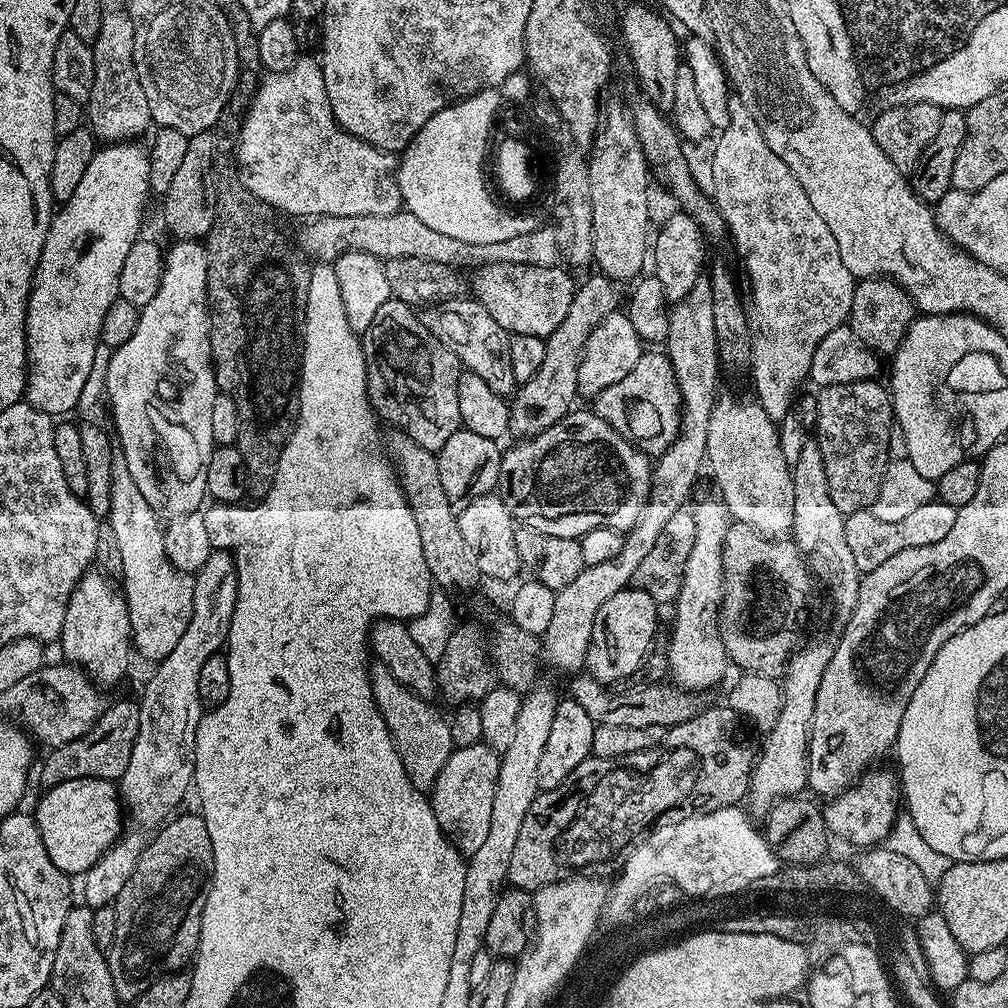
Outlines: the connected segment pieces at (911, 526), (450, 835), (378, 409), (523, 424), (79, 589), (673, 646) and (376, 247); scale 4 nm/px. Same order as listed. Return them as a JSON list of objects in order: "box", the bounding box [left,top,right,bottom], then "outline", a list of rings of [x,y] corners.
[{"box":[844,498,956,574],"outline":[[[938,498],[914,510],[907,518],[902,518],[899,522],[882,522],[882,518],[878,518],[870,510],[850,512],[844,518],[846,543],[850,546],[854,563],[863,574],[882,566],[882,562],[894,558],[894,554],[899,554],[902,550],[914,550],[918,546],[934,546],[934,542],[950,534],[951,528],[954,527],[955,517],[956,508]]]},{"box":[430,742,501,858],"outline":[[[483,742],[453,747],[446,766],[442,766],[442,774],[438,774],[432,787],[430,799],[438,826],[444,831],[445,838],[466,858],[471,858],[488,837],[500,758],[501,753]]]},{"box":[362,298,462,452],"outline":[[[395,298],[388,299],[382,303],[378,309],[378,314],[370,323],[369,328],[362,334],[362,343],[364,346],[364,361],[366,362],[366,382],[368,383],[368,400],[372,403],[372,410],[376,413],[381,421],[384,420],[393,429],[405,432],[410,438],[414,438],[414,442],[418,442],[418,446],[426,446],[426,450],[431,452],[439,452],[442,446],[446,446],[446,441],[450,438],[450,434],[459,432],[462,425],[460,415],[458,414],[458,382],[462,375],[462,365],[458,357],[452,353],[446,346],[442,346],[442,342],[438,342],[438,338],[434,338],[434,334],[430,334],[430,330],[426,330],[426,326],[422,326],[419,315],[409,305],[402,303],[401,300]]]},{"box":[508,274,621,438],"outline":[[[595,274],[577,283],[574,302],[570,302],[570,311],[562,320],[562,326],[546,337],[546,355],[542,367],[530,382],[519,385],[510,400],[508,413],[510,422],[508,431],[516,438],[531,438],[542,434],[554,422],[573,411],[575,400],[578,400],[578,366],[584,353],[586,342],[590,334],[598,327],[607,316],[617,311],[620,305],[621,285],[612,281],[603,274]]]},{"box":[58,570,133,680],"outline":[[[89,570],[76,584],[76,588],[70,593],[70,602],[66,610],[66,618],[62,622],[62,630],[58,647],[64,651],[63,659],[71,662],[78,668],[83,668],[89,676],[104,680],[120,680],[128,670],[128,655],[133,655],[132,627],[130,626],[130,614],[128,603],[124,600],[124,593],[116,588],[111,579],[99,570]]]},{"box":[668,498,730,694],"outline":[[[719,498],[704,500],[697,508],[691,509],[694,518],[694,547],[690,550],[690,558],[686,560],[686,570],[682,580],[682,590],[674,601],[676,608],[676,625],[672,628],[672,641],[668,644],[668,664],[672,667],[671,679],[679,687],[700,694],[703,688],[712,688],[730,669],[728,650],[724,647],[724,638],[720,631],[720,604],[724,598],[724,567],[722,566],[722,550],[726,542],[726,534],[730,517],[728,507]]]},{"box":[298,210,561,267],"outline":[[[407,210],[394,214],[362,214],[361,216],[318,216],[298,240],[299,247],[309,257],[320,262],[332,262],[341,252],[369,252],[382,261],[394,258],[426,258],[426,262],[442,262],[461,266],[467,260],[495,262],[498,264],[525,264],[526,266],[553,267],[561,259],[560,244],[556,240],[555,227],[538,226],[533,232],[518,234],[518,238],[506,238],[506,242],[471,244],[458,242],[438,230],[430,230],[419,218]]]}]

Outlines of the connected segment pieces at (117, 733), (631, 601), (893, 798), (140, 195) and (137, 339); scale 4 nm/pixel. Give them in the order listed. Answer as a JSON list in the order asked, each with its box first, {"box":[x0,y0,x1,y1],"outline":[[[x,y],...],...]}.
[{"box":[40,699,140,789],"outline":[[[135,699],[116,700],[107,705],[96,724],[82,738],[66,742],[47,753],[40,768],[40,780],[45,789],[70,782],[74,778],[97,776],[103,780],[115,781],[130,766],[130,750],[134,750],[134,738],[138,738],[140,706]]]},{"box":[586,586,658,682],"outline":[[[629,586],[623,588],[594,618],[594,634],[590,638],[590,650],[586,665],[587,675],[601,682],[616,682],[632,676],[640,668],[644,655],[652,648],[652,639],[656,636],[656,611],[658,605],[650,594],[641,588]]]},{"box":[823,766,902,849],"outline":[[[876,766],[864,773],[852,787],[847,788],[839,796],[833,796],[823,805],[824,821],[828,827],[829,833],[833,837],[836,836],[840,840],[845,840],[846,843],[852,844],[857,849],[863,844],[870,843],[879,844],[887,841],[888,836],[892,834],[893,828],[896,825],[898,817],[902,812],[902,789],[895,771],[887,772],[886,769],[880,768],[884,766]]]},{"box":[26,142,150,418],"outline":[[[112,142],[107,146],[97,147],[94,158],[90,158],[90,166],[82,182],[78,182],[78,190],[74,190],[74,198],[70,198],[53,215],[52,224],[48,227],[46,242],[42,246],[42,258],[36,267],[36,273],[32,279],[32,292],[28,296],[28,309],[26,310],[26,346],[28,347],[28,387],[26,389],[27,403],[33,404],[38,410],[48,413],[53,418],[60,418],[63,412],[75,409],[80,402],[82,386],[86,386],[86,378],[90,378],[90,370],[94,366],[94,350],[101,347],[100,331],[102,330],[102,318],[106,318],[106,310],[118,299],[118,274],[122,274],[122,262],[126,262],[126,254],[130,254],[130,246],[141,235],[140,223],[144,220],[144,203],[150,197],[148,175],[150,174],[150,162],[147,151],[139,148],[136,142]]]},{"box":[104,240,218,518],"outline":[[[176,240],[173,245],[172,249],[167,249],[164,252],[164,273],[160,279],[158,292],[154,294],[154,298],[150,298],[150,302],[145,308],[140,309],[138,326],[134,330],[134,334],[130,334],[130,342],[122,342],[122,346],[114,349],[104,379],[106,404],[112,407],[112,420],[116,423],[114,436],[118,441],[119,451],[126,458],[126,466],[130,466],[130,478],[134,478],[135,484],[138,485],[138,491],[145,496],[146,502],[150,502],[150,506],[156,511],[156,515],[161,518],[185,516],[191,512],[200,512],[202,505],[205,503],[208,496],[206,466],[210,462],[214,447],[212,435],[210,434],[210,417],[214,407],[214,398],[218,394],[216,371],[212,368],[210,334],[208,333],[210,317],[208,314],[208,283],[206,282],[206,250],[203,243],[194,240]]]}]

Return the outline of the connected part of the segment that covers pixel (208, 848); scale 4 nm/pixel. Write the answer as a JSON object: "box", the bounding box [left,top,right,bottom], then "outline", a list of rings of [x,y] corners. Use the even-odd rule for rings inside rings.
{"box":[106,812,214,1002],"outline":[[[192,812],[186,813],[185,816],[173,815],[149,839],[148,845],[138,858],[134,874],[130,874],[126,887],[116,899],[114,907],[118,918],[118,930],[106,955],[110,966],[110,978],[114,978],[114,990],[122,1002],[138,999],[155,980],[168,975],[169,972],[187,969],[195,961],[196,948],[200,945],[202,910],[206,906],[206,894],[212,881],[214,850],[203,816]]]}

